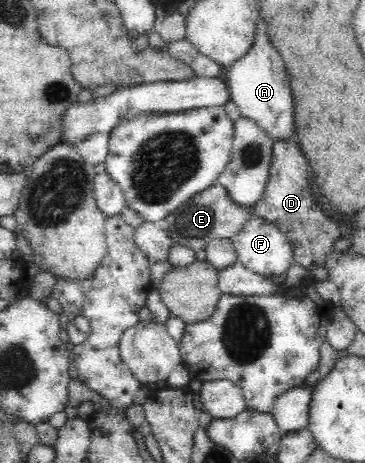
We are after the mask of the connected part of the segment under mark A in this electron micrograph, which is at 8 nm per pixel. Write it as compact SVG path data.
M257 16L256 35L249 53L226 71L229 95L236 103L242 116L252 119L275 141L288 141L296 135L294 127L294 105L288 85L288 75L284 71L284 61L269 42L265 33L265 23Z

